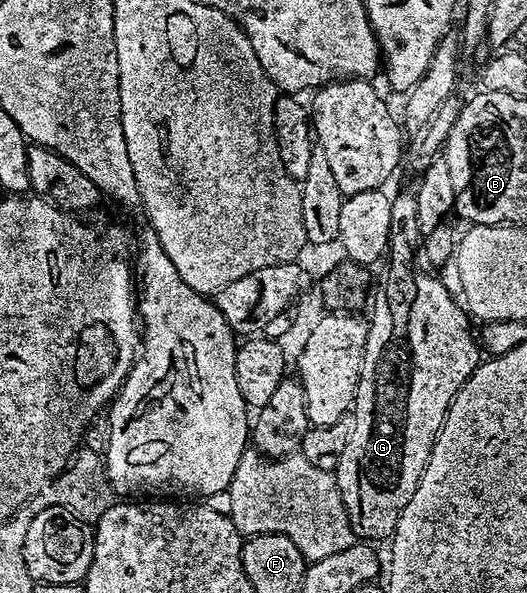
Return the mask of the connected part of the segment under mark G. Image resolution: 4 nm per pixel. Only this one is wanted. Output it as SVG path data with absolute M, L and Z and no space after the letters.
M413 221L393 227L388 247L390 271L374 302L374 315L368 318L362 379L352 407L352 436L344 452L338 455L332 470L350 517L351 528L362 540L393 539L396 524L424 476L434 450L434 441L442 431L454 397L484 361L483 347L476 337L476 330L470 327L472 318L463 303L459 299L458 303L450 295L449 288L440 279L414 271L418 241L418 227Z

